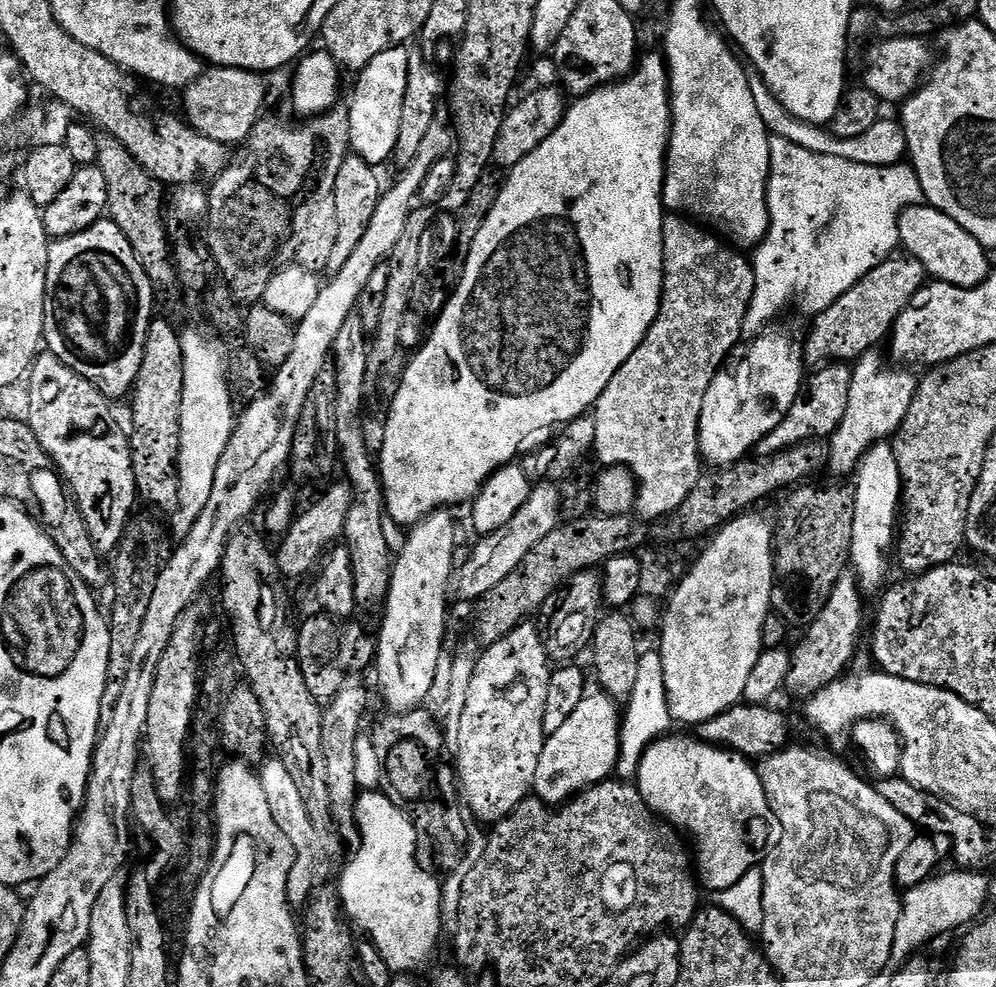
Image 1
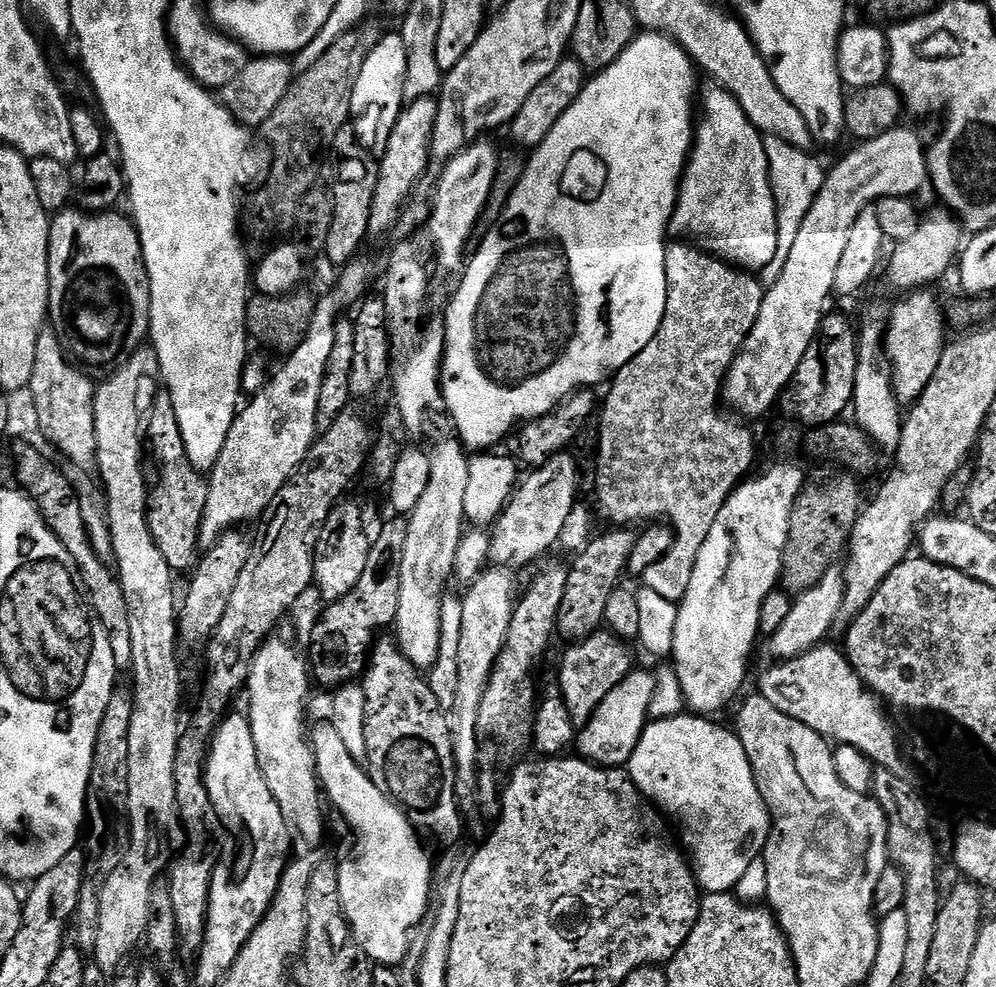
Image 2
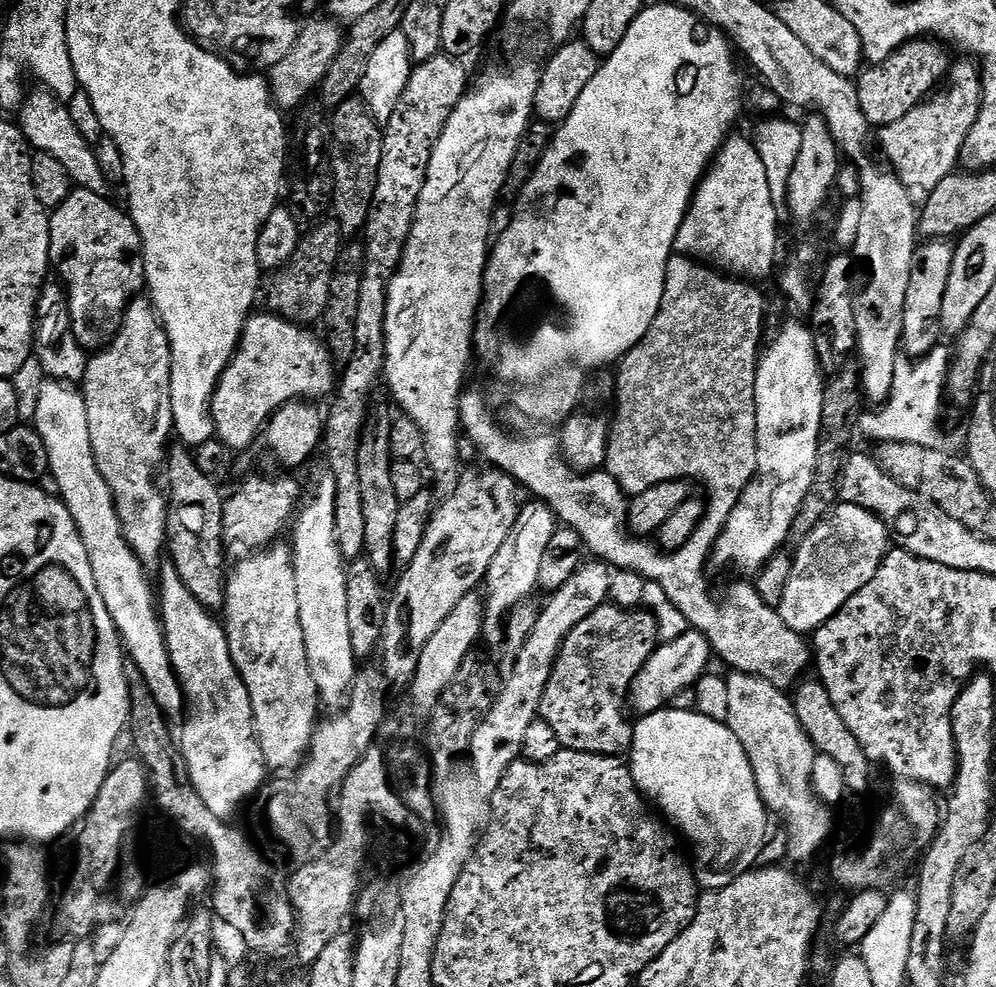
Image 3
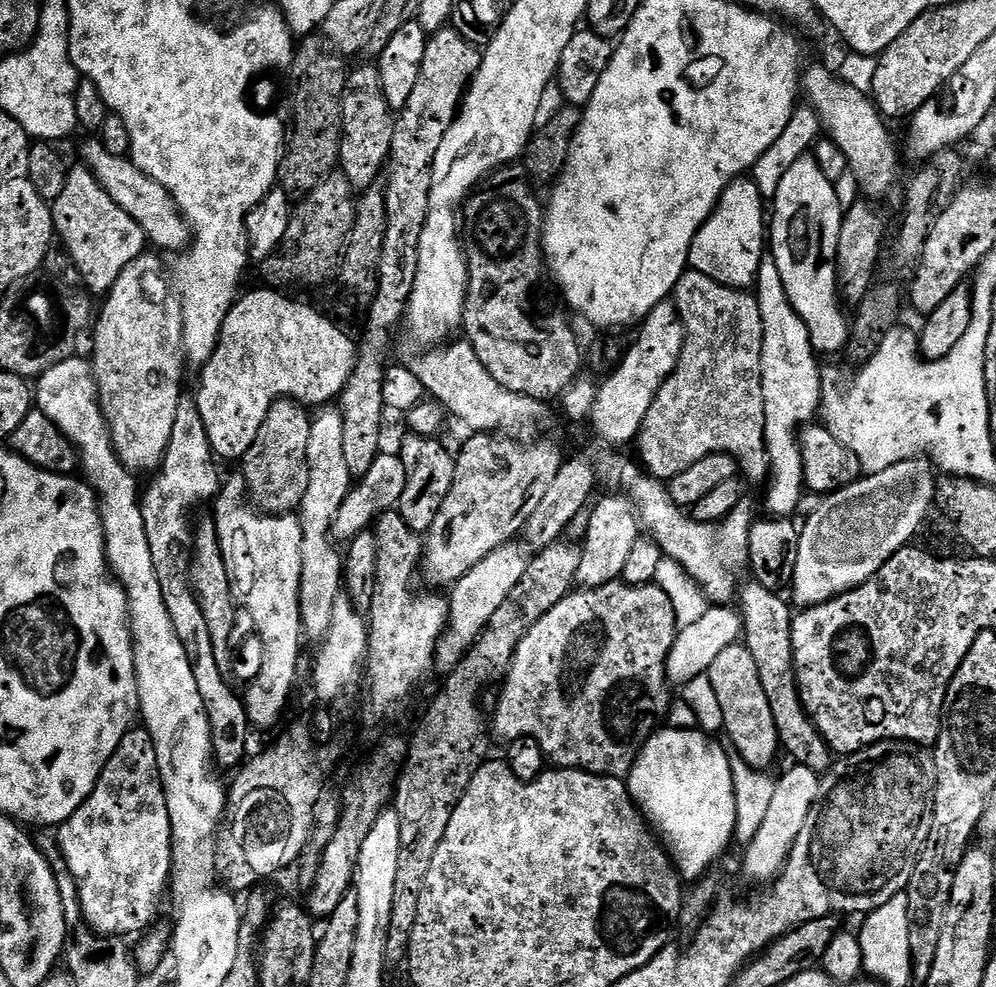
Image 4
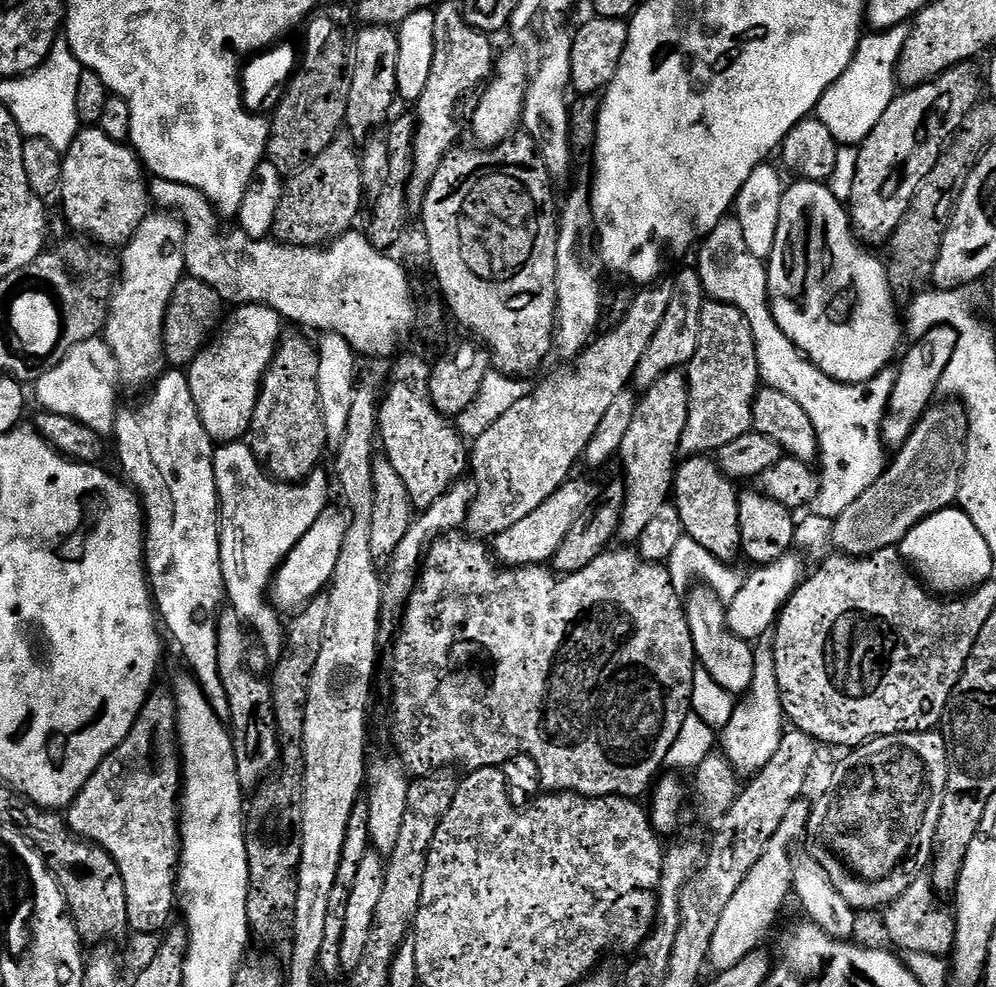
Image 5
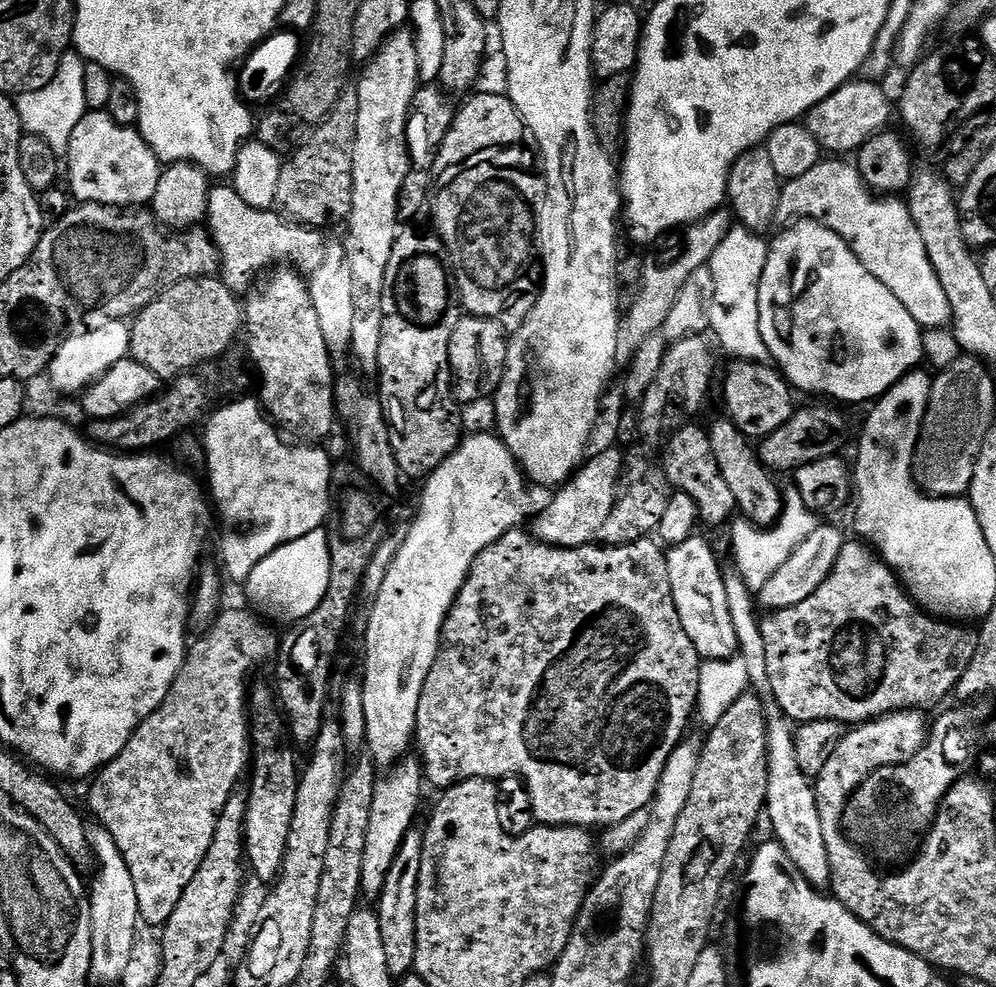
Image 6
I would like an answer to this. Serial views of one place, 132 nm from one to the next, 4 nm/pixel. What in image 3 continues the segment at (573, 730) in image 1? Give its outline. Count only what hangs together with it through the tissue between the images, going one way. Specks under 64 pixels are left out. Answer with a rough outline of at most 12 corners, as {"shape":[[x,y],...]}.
{"shape":[[695,630],[661,643],[634,678],[631,707],[669,707],[709,671]]}

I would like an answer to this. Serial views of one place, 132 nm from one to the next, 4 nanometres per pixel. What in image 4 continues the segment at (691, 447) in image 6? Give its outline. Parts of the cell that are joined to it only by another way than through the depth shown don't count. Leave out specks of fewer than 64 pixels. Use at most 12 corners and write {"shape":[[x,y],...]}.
{"shape":[[749,579],[738,588],[780,747],[827,773],[834,753],[804,709],[792,661],[793,609]]}

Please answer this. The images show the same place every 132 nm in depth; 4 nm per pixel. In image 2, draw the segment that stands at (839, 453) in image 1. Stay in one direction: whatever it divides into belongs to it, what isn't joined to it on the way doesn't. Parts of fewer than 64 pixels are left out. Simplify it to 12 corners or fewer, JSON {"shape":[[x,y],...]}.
{"shape":[[932,290],[890,308],[883,353],[901,405],[930,386],[946,347]]}

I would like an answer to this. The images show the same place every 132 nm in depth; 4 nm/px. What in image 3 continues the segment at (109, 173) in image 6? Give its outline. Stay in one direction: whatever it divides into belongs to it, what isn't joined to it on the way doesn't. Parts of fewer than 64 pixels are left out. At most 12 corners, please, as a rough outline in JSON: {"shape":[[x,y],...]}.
{"shape":[[73,187],[50,264],[72,333],[99,350],[141,295],[144,244],[123,207]]}

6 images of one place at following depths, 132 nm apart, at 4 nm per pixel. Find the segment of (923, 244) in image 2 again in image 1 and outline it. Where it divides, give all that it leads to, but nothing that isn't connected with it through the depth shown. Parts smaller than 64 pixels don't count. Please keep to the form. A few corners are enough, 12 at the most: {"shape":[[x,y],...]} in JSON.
{"shape":[[893,254],[815,313],[809,369],[855,362],[885,343],[926,283]]}

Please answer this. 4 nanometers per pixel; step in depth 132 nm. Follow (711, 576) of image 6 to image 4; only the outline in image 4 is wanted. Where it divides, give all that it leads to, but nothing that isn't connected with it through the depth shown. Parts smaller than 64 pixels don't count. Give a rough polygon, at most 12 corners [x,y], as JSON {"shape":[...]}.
{"shape":[[743,643],[708,667],[727,743],[752,768],[781,751],[758,666]]}

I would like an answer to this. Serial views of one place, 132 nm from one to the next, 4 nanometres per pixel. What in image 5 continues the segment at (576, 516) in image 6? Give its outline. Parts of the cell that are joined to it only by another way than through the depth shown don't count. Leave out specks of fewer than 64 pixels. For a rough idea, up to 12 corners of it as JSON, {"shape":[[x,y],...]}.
{"shape":[[565,482],[494,538],[510,568],[544,566],[590,500]]}

